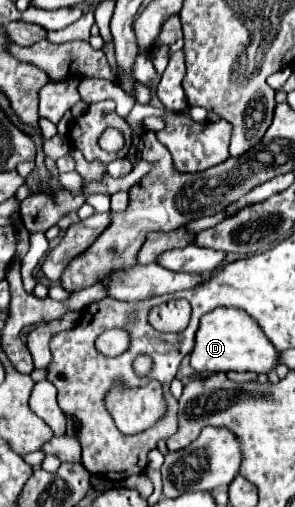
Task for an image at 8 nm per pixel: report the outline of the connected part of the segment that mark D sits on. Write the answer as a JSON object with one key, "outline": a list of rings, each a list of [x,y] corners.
{"outline":[[[219,307],[201,317],[201,325],[195,335],[195,347],[191,351],[191,367],[201,373],[217,371],[255,371],[269,373],[277,365],[279,351],[269,343],[259,325],[243,311],[233,307]]]}

